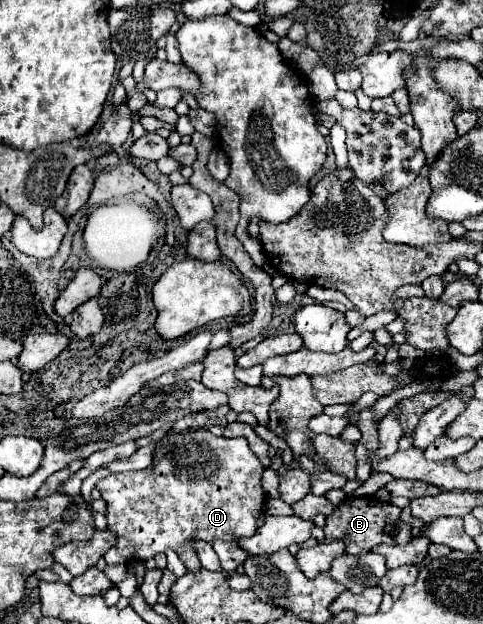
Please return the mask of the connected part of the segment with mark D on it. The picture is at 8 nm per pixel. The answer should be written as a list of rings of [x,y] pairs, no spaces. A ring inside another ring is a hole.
[[[180,433],[176,439],[176,457],[164,447],[158,447],[154,463],[142,471],[110,473],[96,483],[96,489],[106,501],[108,529],[118,535],[118,541],[104,559],[108,565],[144,561],[156,553],[174,549],[188,569],[198,569],[194,549],[186,547],[190,539],[224,539],[236,541],[242,535],[254,535],[256,521],[264,513],[264,491],[260,485],[262,463],[250,451],[246,439],[218,437],[210,443],[202,435]],[[216,459],[216,473],[206,475],[204,467]]]

